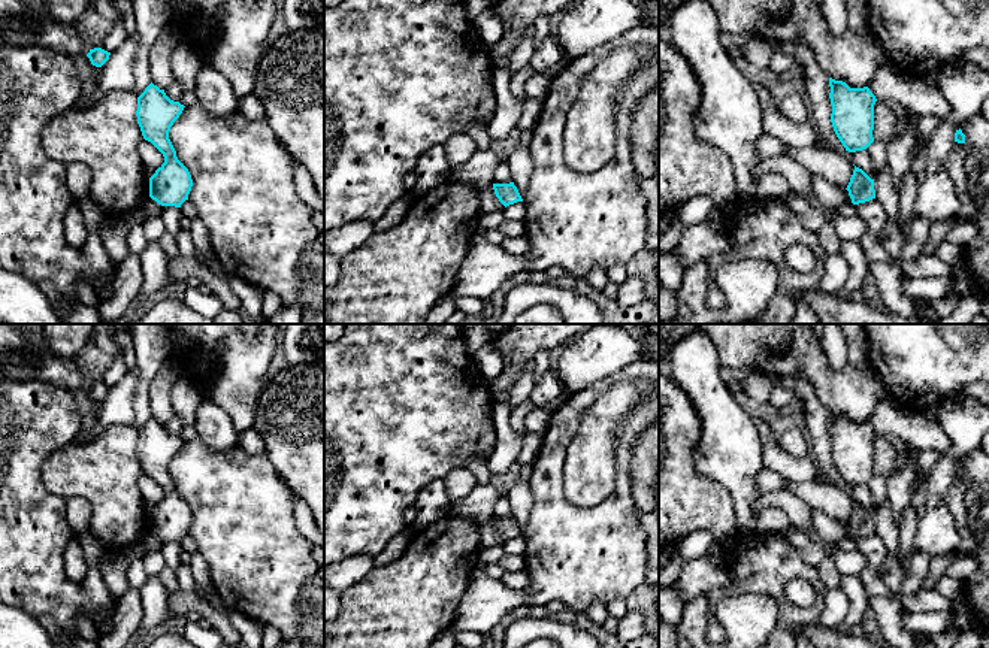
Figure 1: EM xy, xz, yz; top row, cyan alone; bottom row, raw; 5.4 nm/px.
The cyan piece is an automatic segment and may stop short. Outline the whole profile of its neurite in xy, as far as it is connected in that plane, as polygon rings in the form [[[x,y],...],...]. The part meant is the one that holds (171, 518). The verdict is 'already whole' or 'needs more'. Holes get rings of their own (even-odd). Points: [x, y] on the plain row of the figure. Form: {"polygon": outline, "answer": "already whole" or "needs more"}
{"polygon": [[[152,417],[137,432],[137,458],[145,475],[151,476],[164,491],[164,497],[149,512],[149,532],[161,540],[175,540],[188,535],[193,514],[188,503],[178,494],[169,473],[173,457],[184,439],[170,434],[164,424]]], "answer": "already whole"}

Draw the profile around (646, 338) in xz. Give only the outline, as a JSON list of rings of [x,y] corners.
[[[616,324],[616,325],[627,330],[636,339],[636,342],[648,348],[648,354],[645,355],[647,358],[659,361],[659,334],[654,334],[647,328],[642,328],[639,324]]]

